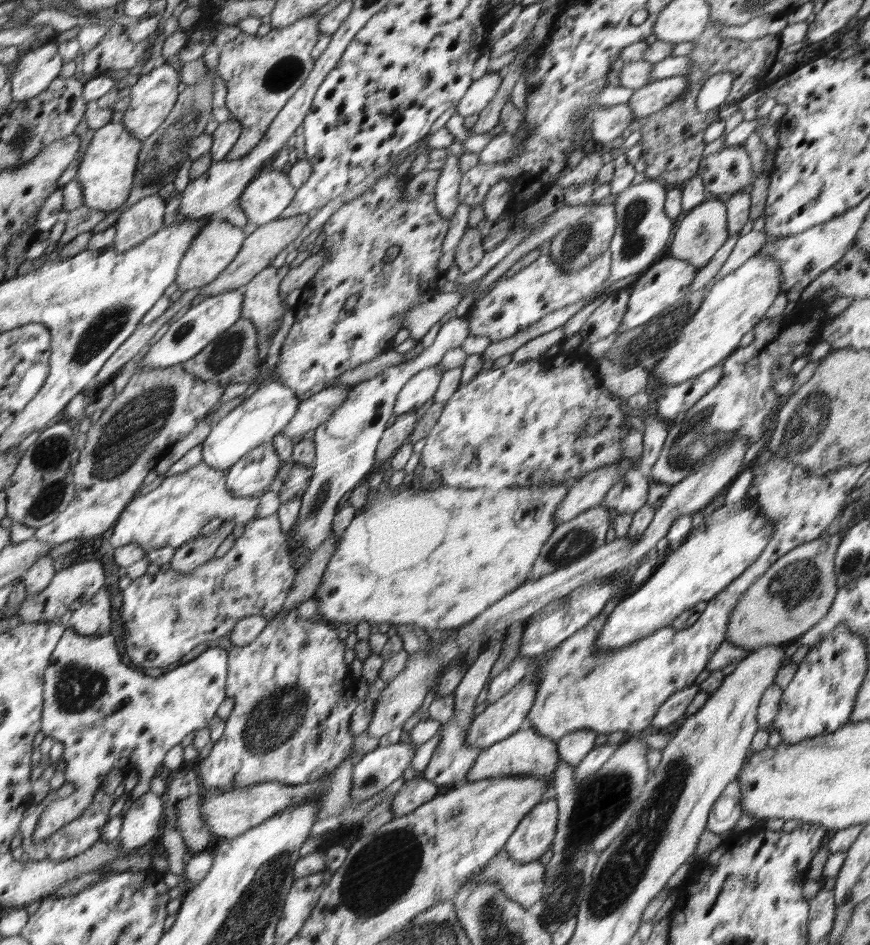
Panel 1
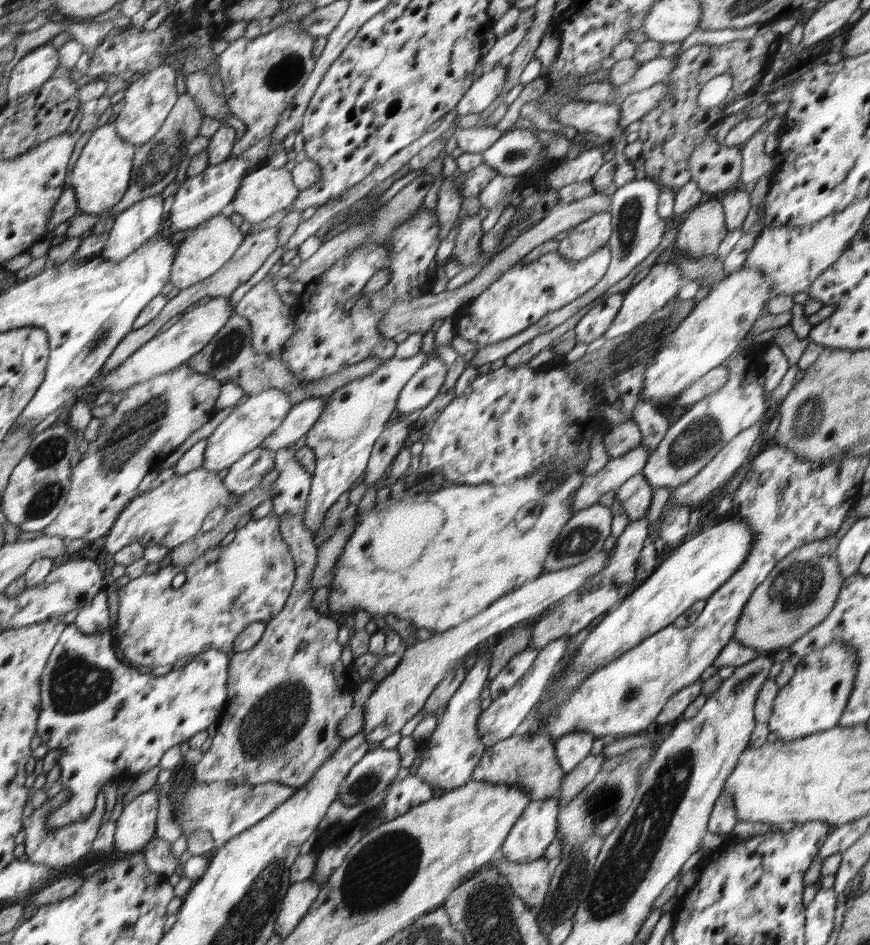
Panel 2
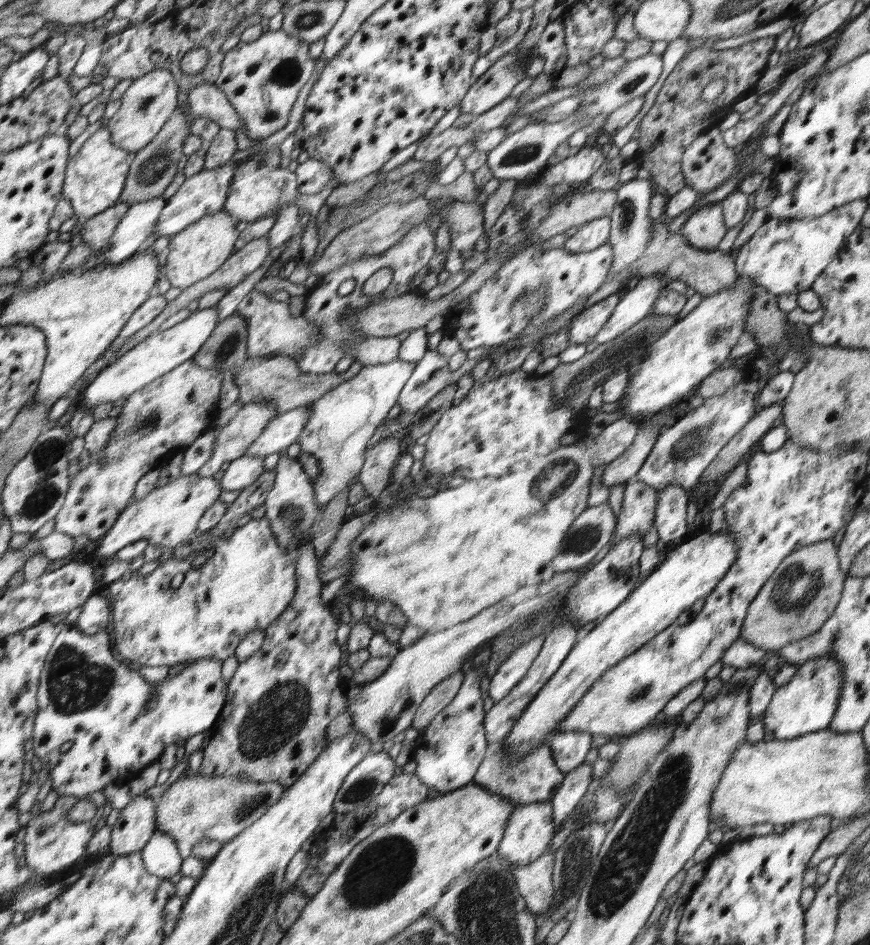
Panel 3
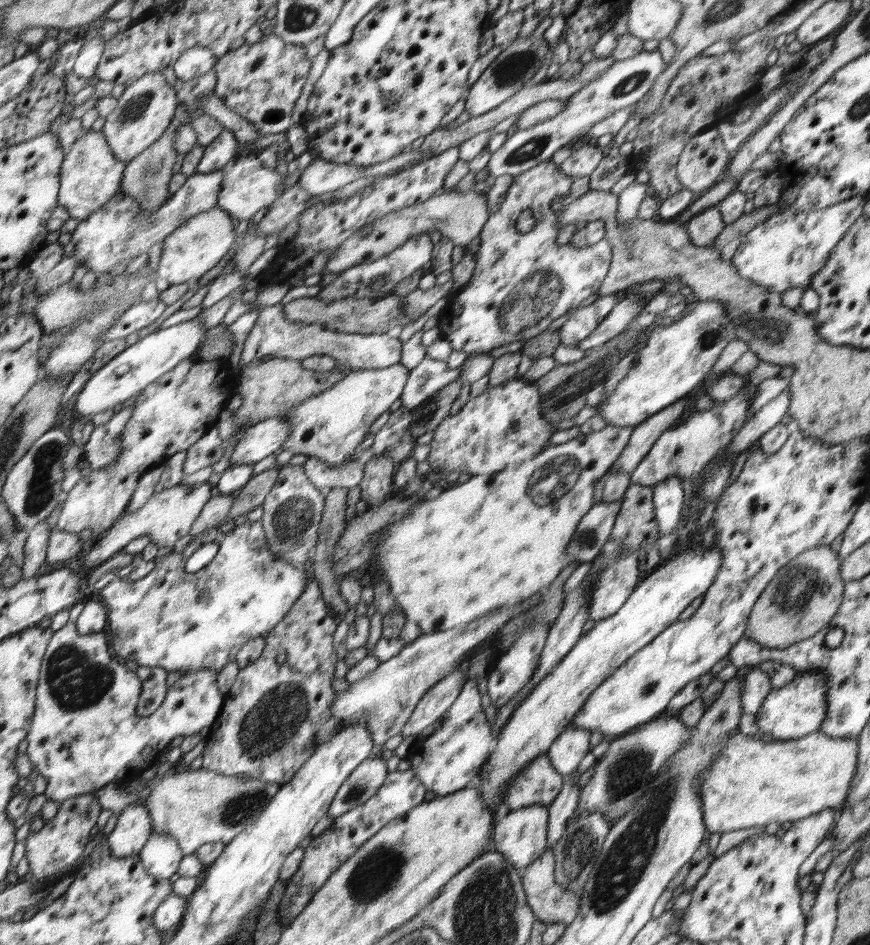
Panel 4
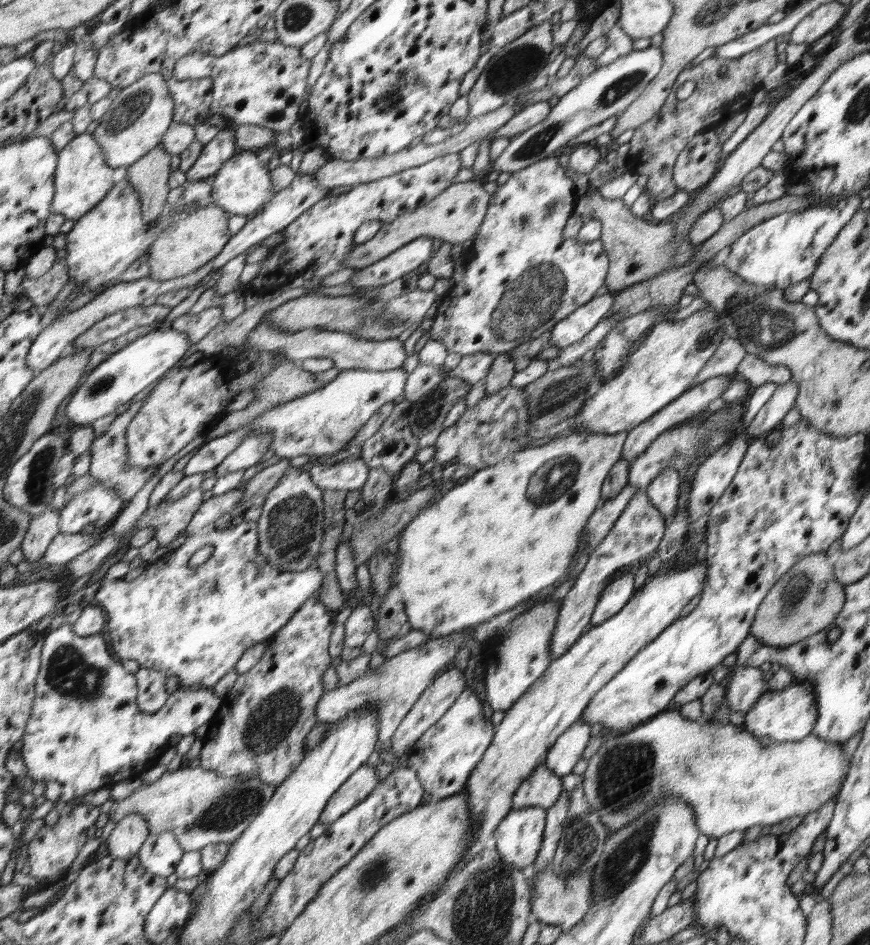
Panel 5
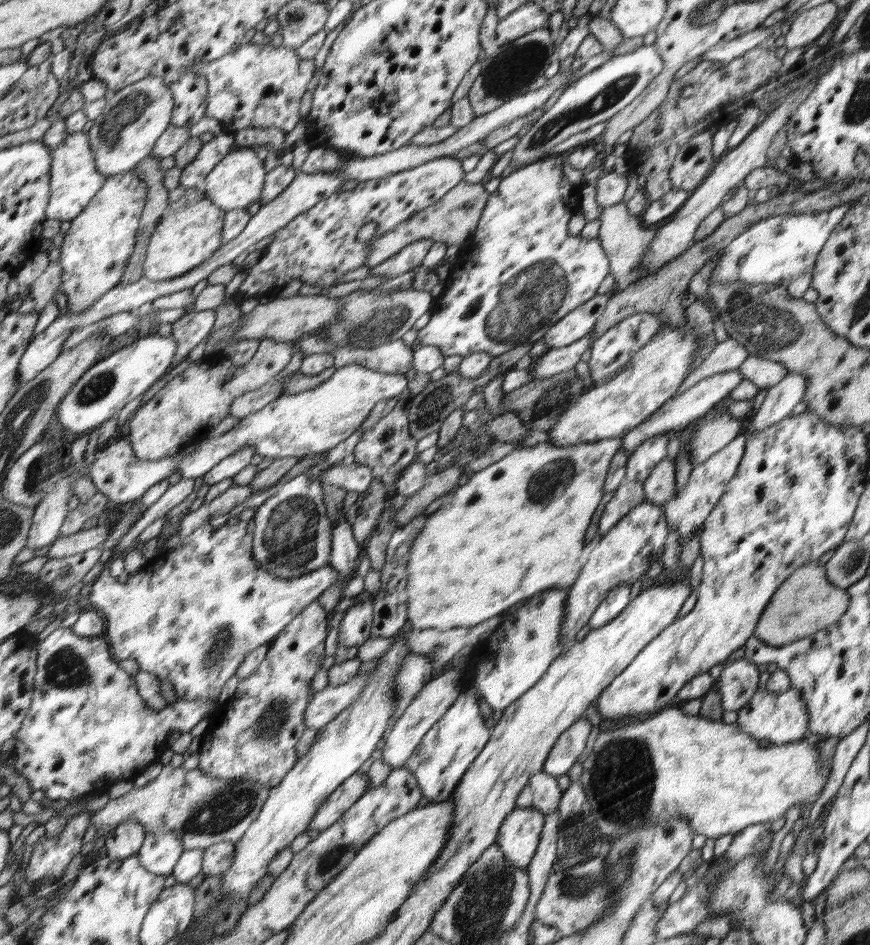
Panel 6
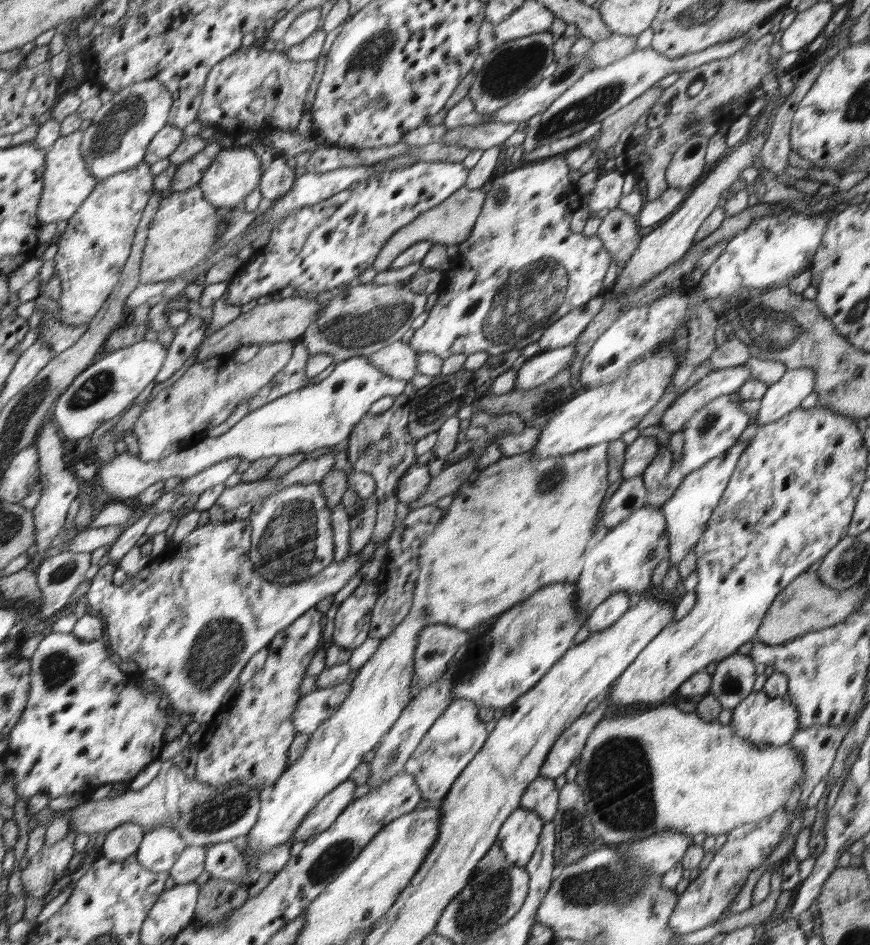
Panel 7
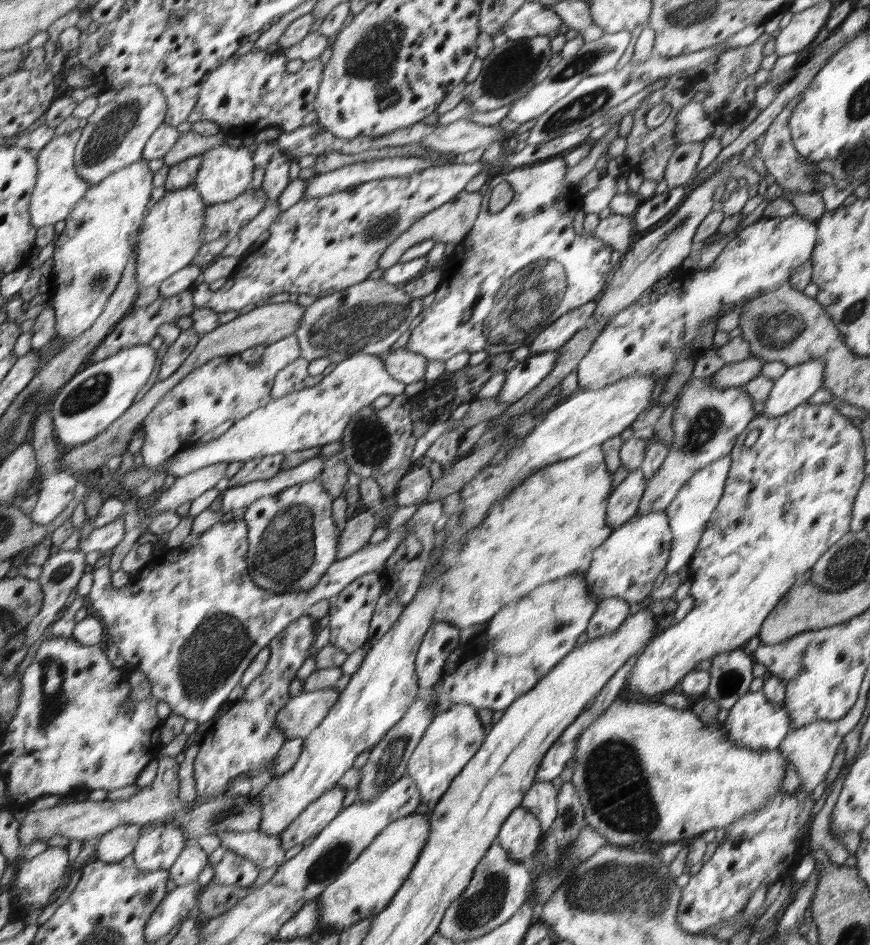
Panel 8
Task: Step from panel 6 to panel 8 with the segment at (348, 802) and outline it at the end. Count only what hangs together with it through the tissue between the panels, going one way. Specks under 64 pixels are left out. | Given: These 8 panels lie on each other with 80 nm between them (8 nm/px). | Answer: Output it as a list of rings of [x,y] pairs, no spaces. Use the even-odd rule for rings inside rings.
[[[334,786],[308,805],[290,823],[285,833],[280,834],[282,849],[290,850],[296,845],[303,844],[311,836],[317,837],[341,812],[347,790],[348,788]]]

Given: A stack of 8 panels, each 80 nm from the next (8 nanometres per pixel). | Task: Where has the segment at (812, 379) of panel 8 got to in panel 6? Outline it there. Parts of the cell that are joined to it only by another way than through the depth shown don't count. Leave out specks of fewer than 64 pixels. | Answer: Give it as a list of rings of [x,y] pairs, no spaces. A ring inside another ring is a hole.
[[[789,373],[782,382],[768,389],[766,398],[751,420],[753,430],[760,432],[791,417],[796,404],[802,401],[806,388],[806,378]]]

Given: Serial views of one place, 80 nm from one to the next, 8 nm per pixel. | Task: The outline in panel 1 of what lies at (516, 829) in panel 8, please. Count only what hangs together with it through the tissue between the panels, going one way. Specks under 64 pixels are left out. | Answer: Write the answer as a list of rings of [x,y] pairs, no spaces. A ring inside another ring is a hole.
[[[554,798],[542,800],[520,822],[505,846],[505,850],[510,852],[510,859],[522,863],[539,861],[552,848],[557,832],[556,803]]]

